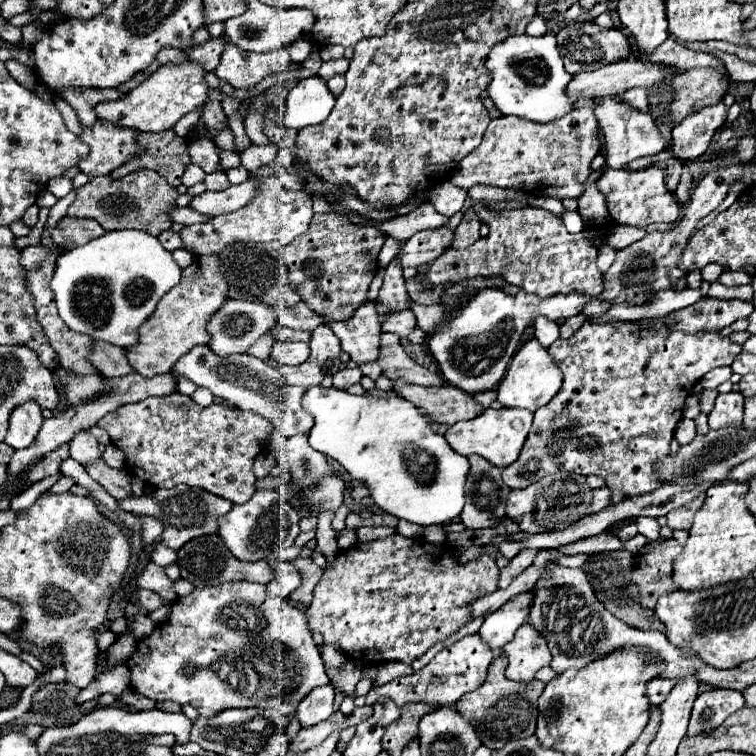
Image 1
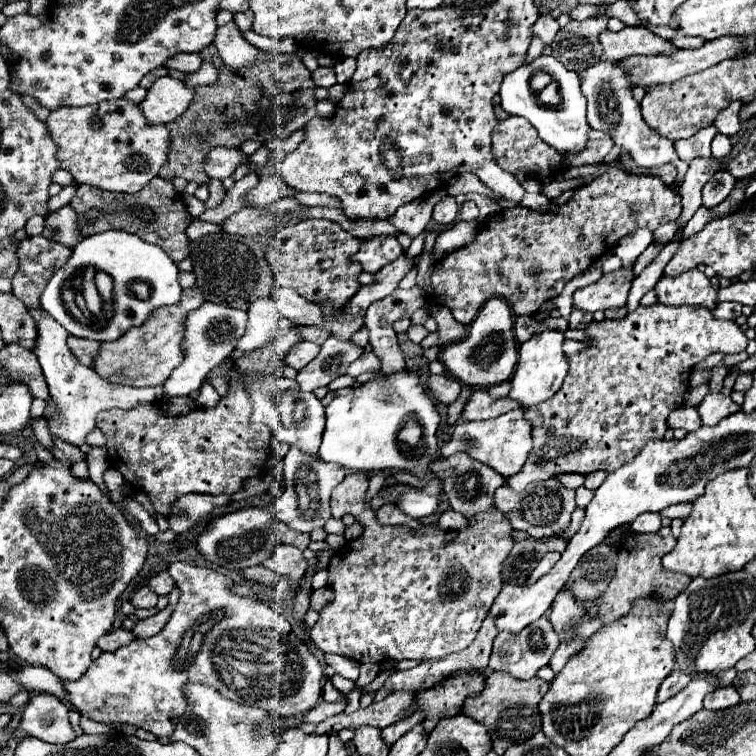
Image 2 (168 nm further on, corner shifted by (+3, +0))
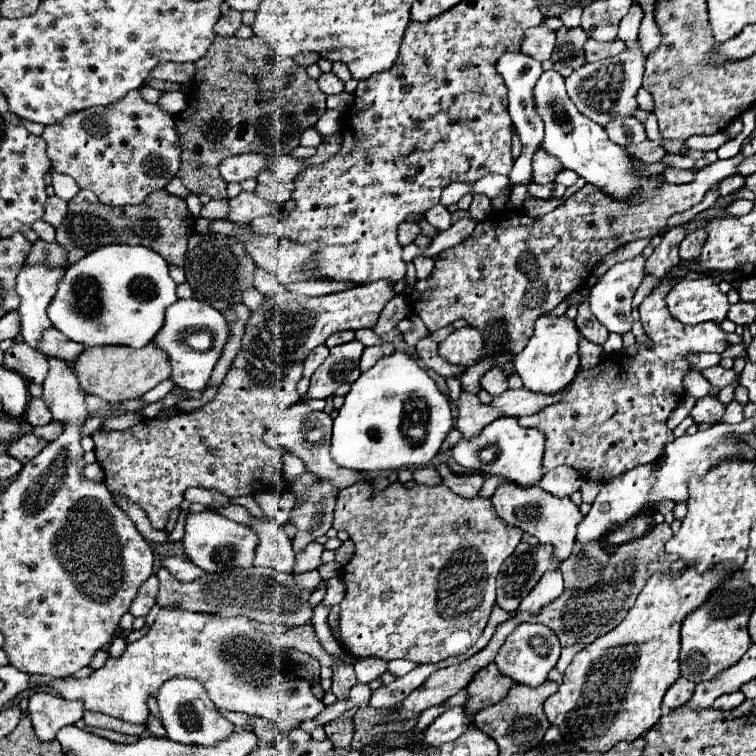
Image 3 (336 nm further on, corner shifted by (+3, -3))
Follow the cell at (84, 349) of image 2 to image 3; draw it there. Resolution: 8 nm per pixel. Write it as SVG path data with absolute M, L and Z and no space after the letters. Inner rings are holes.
M56 328L44 332L40 348L42 348L44 354L52 354L52 356L58 356L58 358L68 360L68 362L74 362L74 360L84 352L84 346L80 346L78 342L68 340L68 338L66 338L64 334L60 334Z

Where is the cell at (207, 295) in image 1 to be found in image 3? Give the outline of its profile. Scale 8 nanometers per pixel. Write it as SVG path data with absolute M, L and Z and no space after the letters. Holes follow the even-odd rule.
M150 342L140 350L132 350L128 346L86 348L76 360L80 388L108 402L124 402L130 398L140 398L142 394L158 386L162 380L166 380L172 374L170 368L172 366L168 362L168 356L154 342Z

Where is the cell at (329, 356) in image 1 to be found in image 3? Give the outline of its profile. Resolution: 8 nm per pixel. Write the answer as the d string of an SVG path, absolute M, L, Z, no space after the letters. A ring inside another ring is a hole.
M358 340L330 348L328 358L316 368L310 378L308 398L328 398L344 382L354 382L360 376L358 362L364 346Z

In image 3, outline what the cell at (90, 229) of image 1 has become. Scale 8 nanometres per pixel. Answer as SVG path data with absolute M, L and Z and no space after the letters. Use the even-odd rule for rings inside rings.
M52 196L52 198L48 198L48 202L46 202L46 214L44 214L42 220L46 220L48 224L52 224L54 228L58 228L66 214L68 214L68 202L64 202L64 200L58 198L58 196Z

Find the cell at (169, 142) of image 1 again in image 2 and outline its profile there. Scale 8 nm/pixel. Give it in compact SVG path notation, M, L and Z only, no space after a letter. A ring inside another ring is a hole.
M208 45L204 51L200 51L200 55L202 59L214 63L218 69L218 81L206 87L196 87L190 107L178 119L166 125L172 135L172 151L168 153L168 163L160 169L162 179L170 181L174 177L184 177L186 181L208 185L210 177L204 171L204 159L210 153L212 143L214 147L240 147L248 139L268 143L274 139L274 121L276 131L280 133L280 129L288 127L288 123L310 121L316 117L316 85L310 71L296 55L260 51L256 61L244 73L230 71L222 63L214 45Z

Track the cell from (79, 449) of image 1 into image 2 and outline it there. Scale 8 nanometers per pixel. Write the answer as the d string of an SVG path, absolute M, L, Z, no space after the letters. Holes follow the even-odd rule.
M28 307L28 313L32 315L36 329L38 329L38 337L36 337L36 345L34 345L34 353L42 365L46 383L50 387L50 395L56 401L56 407L60 411L58 417L48 419L50 423L50 433L64 439L66 443L72 445L80 445L86 441L86 435L94 429L96 423L96 415L100 411L108 411L112 407L122 407L122 409L132 409L144 403L156 403L164 397L164 387L108 387L108 383L104 383L104 379L100 379L100 375L96 375L90 367L82 365L72 351L68 351L66 345L66 337L68 331L54 319L50 317L50 313L46 313L42 307Z

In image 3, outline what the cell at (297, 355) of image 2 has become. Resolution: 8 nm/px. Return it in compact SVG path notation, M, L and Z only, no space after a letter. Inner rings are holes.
M322 344L322 346L316 346L316 348L308 354L308 358L304 360L304 376L310 378L312 372L324 362L326 356L328 356L328 348L326 348L324 344Z

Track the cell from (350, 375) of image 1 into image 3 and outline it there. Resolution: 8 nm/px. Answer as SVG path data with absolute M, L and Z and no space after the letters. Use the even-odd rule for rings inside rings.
M386 342L382 346L370 346L370 348L366 348L362 358L360 358L360 370L362 372L370 370L378 362L380 356L388 356L388 354L392 354L392 350L394 350L394 346L390 342Z

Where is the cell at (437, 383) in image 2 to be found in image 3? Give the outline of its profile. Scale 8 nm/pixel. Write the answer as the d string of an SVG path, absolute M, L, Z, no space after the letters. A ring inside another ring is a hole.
M460 392L460 398L458 398L458 430L466 438L472 438L476 436L484 426L488 426L492 420L500 418L500 412L486 406L486 404L480 404L478 398L470 392Z

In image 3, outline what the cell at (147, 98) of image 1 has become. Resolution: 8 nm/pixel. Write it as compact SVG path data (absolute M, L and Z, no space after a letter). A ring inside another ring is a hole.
M164 92L164 94L160 96L158 106L160 106L160 110L176 116L176 114L184 112L188 104L186 104L186 96L184 96L182 92Z

